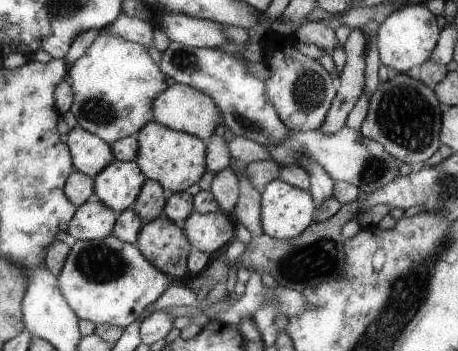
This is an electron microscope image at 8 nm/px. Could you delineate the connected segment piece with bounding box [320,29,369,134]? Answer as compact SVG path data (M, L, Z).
M352 29L348 39L342 44L346 53L346 65L339 74L340 88L337 99L330 106L321 132L335 134L346 125L348 114L365 92L365 67L368 38L360 29Z

